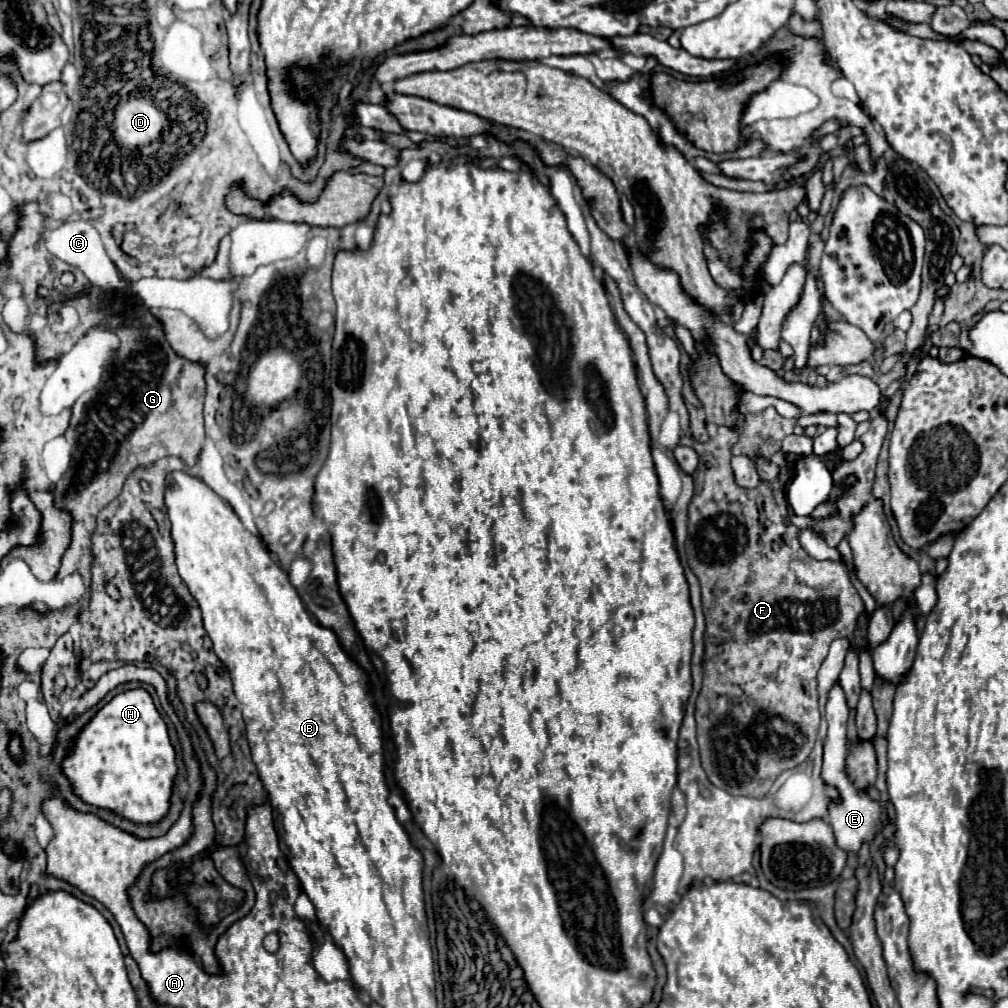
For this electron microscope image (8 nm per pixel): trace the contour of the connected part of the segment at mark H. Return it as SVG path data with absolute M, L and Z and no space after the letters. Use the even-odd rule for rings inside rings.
M143 688L119 692L111 698L73 738L73 746L67 750L61 762L63 774L69 778L73 792L91 806L111 810L125 820L137 824L157 824L171 808L173 782L177 776L175 748L169 738L169 728L159 714L153 698Z

